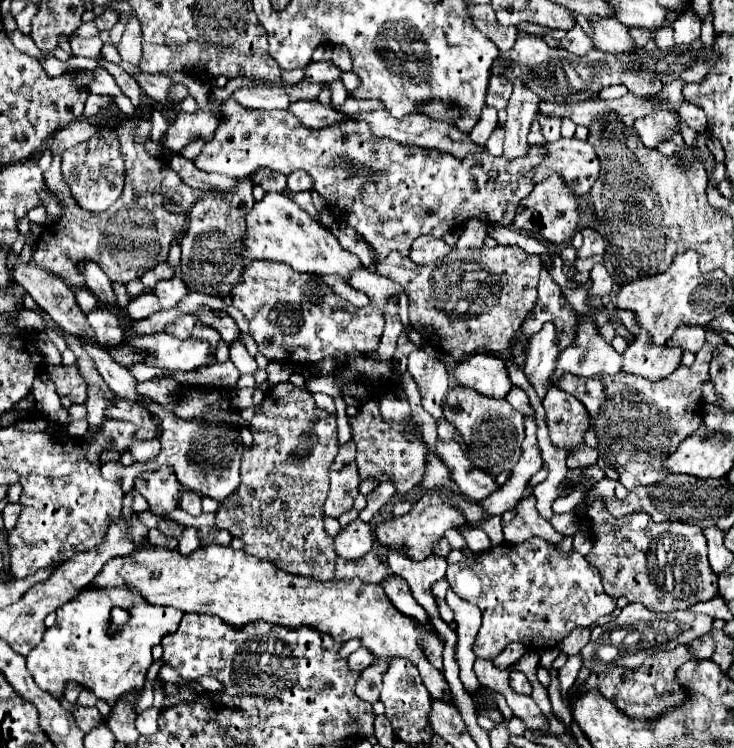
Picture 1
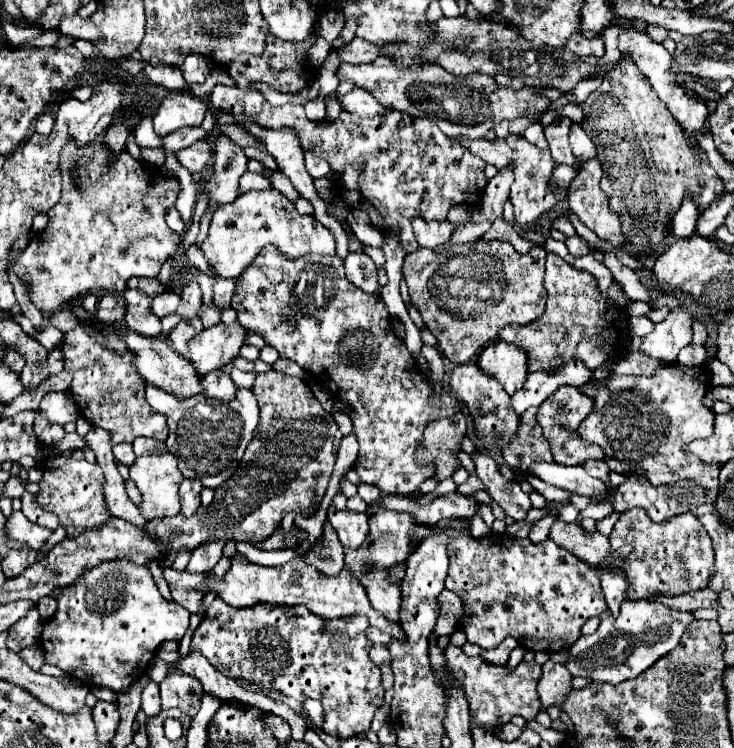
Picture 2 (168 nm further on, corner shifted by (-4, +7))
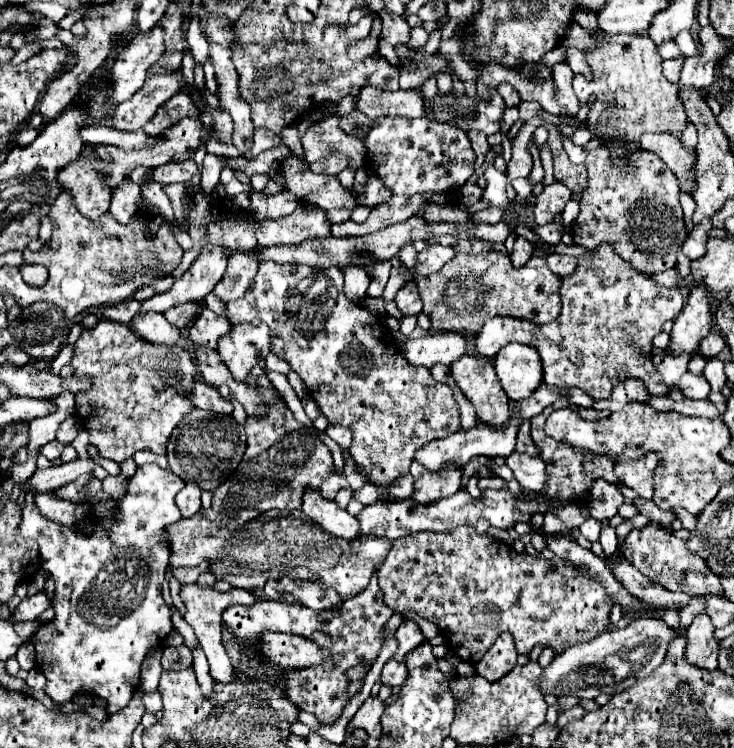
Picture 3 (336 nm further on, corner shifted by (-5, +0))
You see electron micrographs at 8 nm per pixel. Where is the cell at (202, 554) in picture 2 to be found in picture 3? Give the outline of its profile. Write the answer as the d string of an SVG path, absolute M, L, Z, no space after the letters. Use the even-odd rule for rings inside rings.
M176 568L176 570L172 570L172 576L174 576L180 584L192 584L192 582L198 580L196 568Z

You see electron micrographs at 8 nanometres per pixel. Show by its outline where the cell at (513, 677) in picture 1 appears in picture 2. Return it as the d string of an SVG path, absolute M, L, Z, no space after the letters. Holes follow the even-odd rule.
M447 645L445 649L445 665L453 673L453 681L459 689L463 689L469 701L469 715L471 719L489 731L499 729L501 725L509 723L515 715L521 715L525 721L533 721L535 715L541 711L539 697L537 697L537 683L541 677L541 665L531 661L521 661L510 673L506 666L485 663L480 656L463 655L459 647Z

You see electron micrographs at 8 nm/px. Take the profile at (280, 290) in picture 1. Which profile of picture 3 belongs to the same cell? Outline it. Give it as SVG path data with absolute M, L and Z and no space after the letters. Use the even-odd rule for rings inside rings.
M270 260L262 262L246 294L236 300L234 306L228 306L230 324L240 324L254 318L268 324L272 352L286 360L302 378L308 394L318 402L318 408L328 422L352 430L350 458L356 462L358 472L364 474L366 484L376 486L380 494L386 494L398 478L410 472L414 454L426 442L460 430L460 412L452 398L452 390L446 384L436 382L428 368L412 366L404 358L378 314L366 310L364 304L356 304L346 298L340 268L334 266L316 270L310 266L278 264Z

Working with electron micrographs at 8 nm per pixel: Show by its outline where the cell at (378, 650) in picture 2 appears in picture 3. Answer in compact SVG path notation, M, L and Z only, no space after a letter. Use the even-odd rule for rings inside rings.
M392 658L392 660L388 660L384 664L382 674L380 674L380 680L384 684L388 684L388 686L400 686L400 684L404 684L406 676L408 676L408 672L404 668L404 662L398 662L398 660Z

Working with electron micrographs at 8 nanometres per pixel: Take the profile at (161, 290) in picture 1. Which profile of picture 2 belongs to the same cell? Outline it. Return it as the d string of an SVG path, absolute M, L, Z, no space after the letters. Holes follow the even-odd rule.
M189 283L187 287L183 287L181 305L179 305L177 313L179 313L181 319L191 319L191 317L197 317L199 309L201 309L201 289L199 289L199 283Z

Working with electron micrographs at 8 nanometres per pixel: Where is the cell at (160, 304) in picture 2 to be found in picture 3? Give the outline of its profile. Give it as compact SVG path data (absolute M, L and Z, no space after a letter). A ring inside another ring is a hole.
M188 302L188 304L180 304L180 306L176 306L176 308L166 310L166 312L164 312L164 318L166 318L170 324L176 324L176 328L186 328L186 326L194 320L194 316L196 316L198 310L200 310L198 304Z

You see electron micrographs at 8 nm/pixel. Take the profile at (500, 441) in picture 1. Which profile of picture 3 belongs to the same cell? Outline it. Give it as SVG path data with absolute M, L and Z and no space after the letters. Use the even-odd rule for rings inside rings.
M464 354L450 370L464 396L474 404L482 424L498 428L508 420L508 400L500 388L500 380L496 380L490 360L476 354Z

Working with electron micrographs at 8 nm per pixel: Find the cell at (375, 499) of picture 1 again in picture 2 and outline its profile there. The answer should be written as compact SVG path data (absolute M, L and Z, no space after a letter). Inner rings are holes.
M359 485L359 487L357 487L357 493L359 493L359 497L361 497L367 505L371 505L373 501L377 501L377 499L381 497L381 491L375 489L375 485Z

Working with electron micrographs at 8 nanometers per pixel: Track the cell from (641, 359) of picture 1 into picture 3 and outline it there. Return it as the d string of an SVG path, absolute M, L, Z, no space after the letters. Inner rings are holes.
M694 288L688 296L686 306L674 320L674 328L670 332L670 346L664 348L666 354L694 354L702 342L702 338L710 332L712 314L704 288Z

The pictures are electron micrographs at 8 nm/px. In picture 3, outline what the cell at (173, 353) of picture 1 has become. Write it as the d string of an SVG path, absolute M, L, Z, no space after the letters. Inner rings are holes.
M260 320L236 324L218 340L216 352L222 356L222 362L232 372L234 380L244 382L258 360L266 358L270 352L268 326Z

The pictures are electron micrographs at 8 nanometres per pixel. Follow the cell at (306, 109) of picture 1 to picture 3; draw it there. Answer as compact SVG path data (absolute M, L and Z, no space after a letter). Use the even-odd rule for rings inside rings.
M364 86L356 98L356 110L366 114L368 118L378 116L406 116L420 118L424 116L422 98L416 90L380 90L376 86Z

